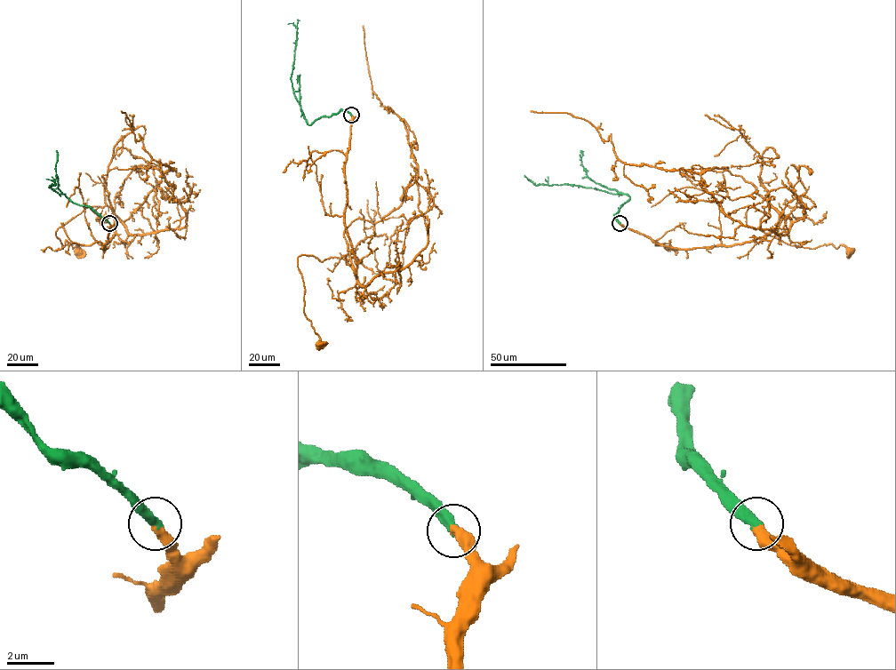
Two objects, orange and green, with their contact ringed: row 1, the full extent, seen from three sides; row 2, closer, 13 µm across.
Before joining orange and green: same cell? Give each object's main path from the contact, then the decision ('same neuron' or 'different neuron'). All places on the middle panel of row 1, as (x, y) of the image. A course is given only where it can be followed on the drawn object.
orange runs (351, 115), (345, 227), (356, 275), (343, 259), (298, 258), (304, 313), (319, 345); green runs (351, 115), (340, 110), (319, 117), (310, 124), (307, 122), (291, 78), (297, 28), (292, 23), (288, 24); same neuron

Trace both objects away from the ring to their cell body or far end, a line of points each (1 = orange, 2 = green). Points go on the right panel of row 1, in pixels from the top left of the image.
1: (620, 223), (673, 247), (732, 245), (778, 226), (780, 215), (768, 205), (763, 231), (791, 245), (850, 251)
2: (620, 223), (615, 214), (629, 198), (627, 195), (568, 184), (535, 185), (529, 179)

